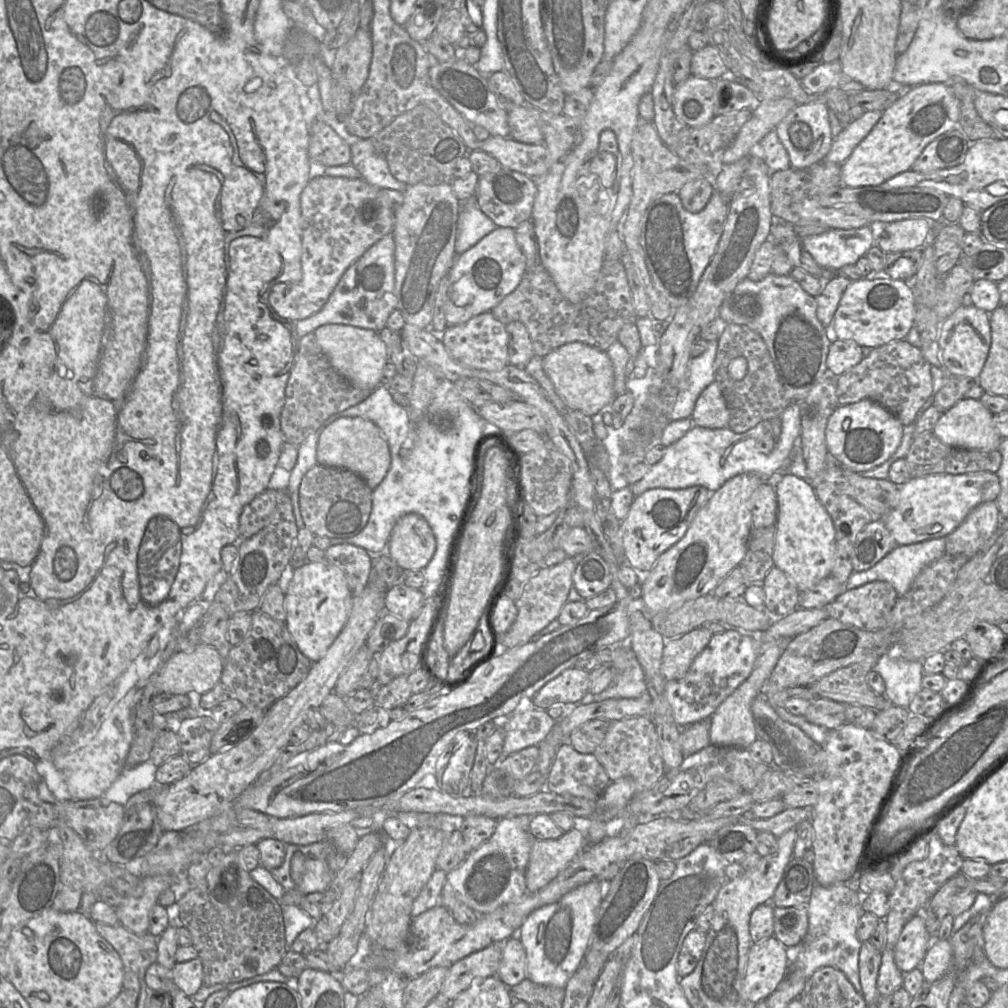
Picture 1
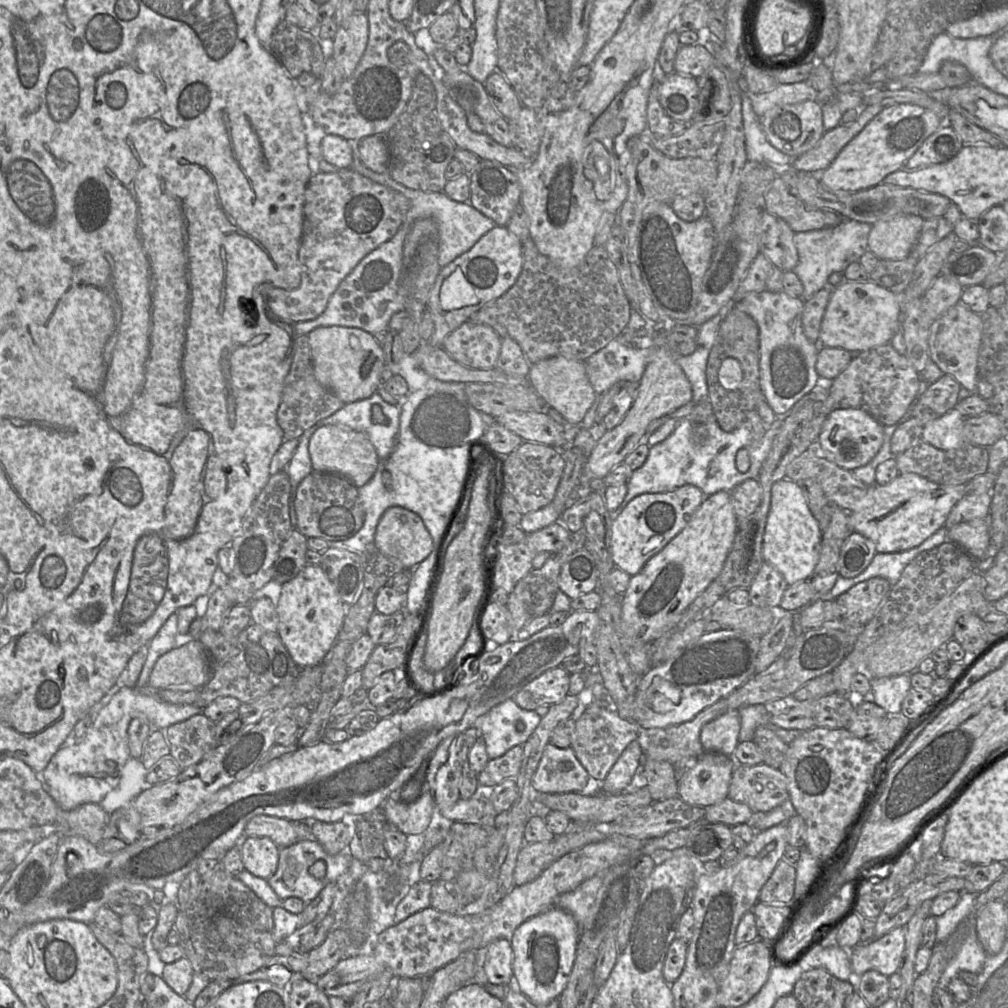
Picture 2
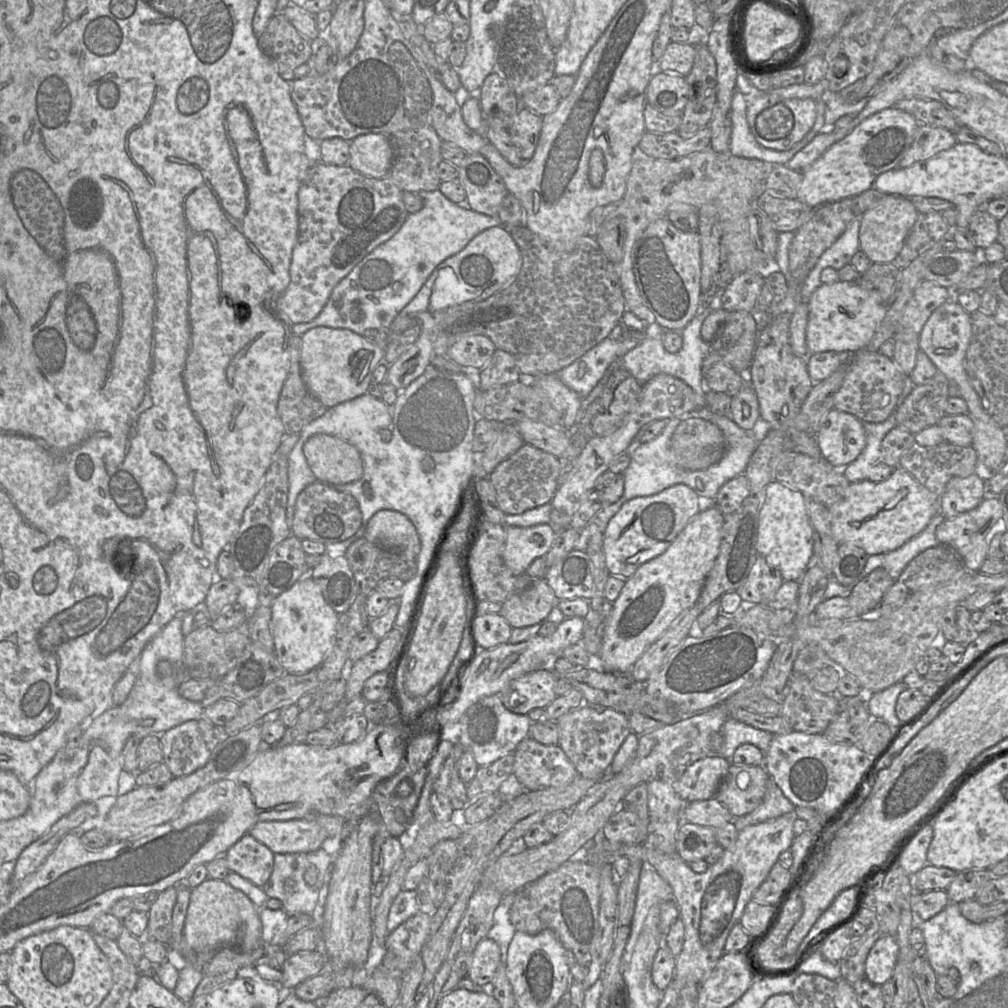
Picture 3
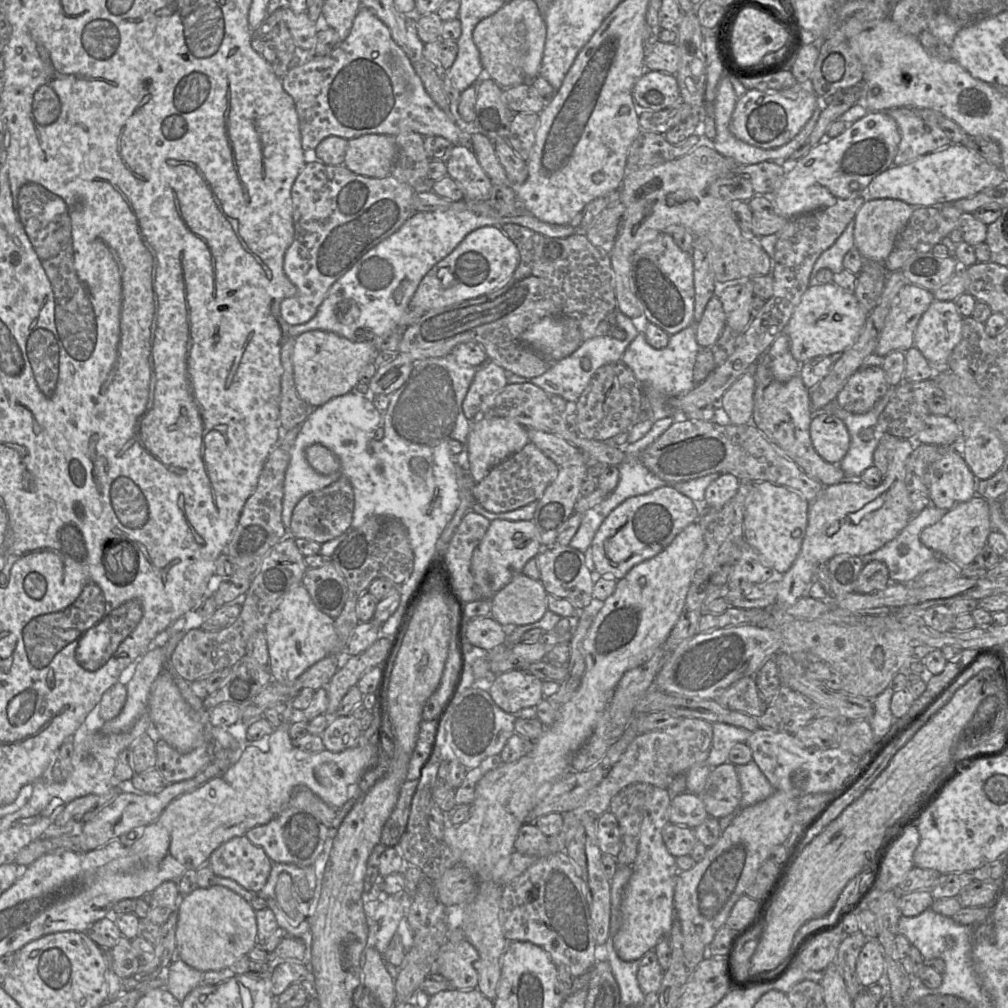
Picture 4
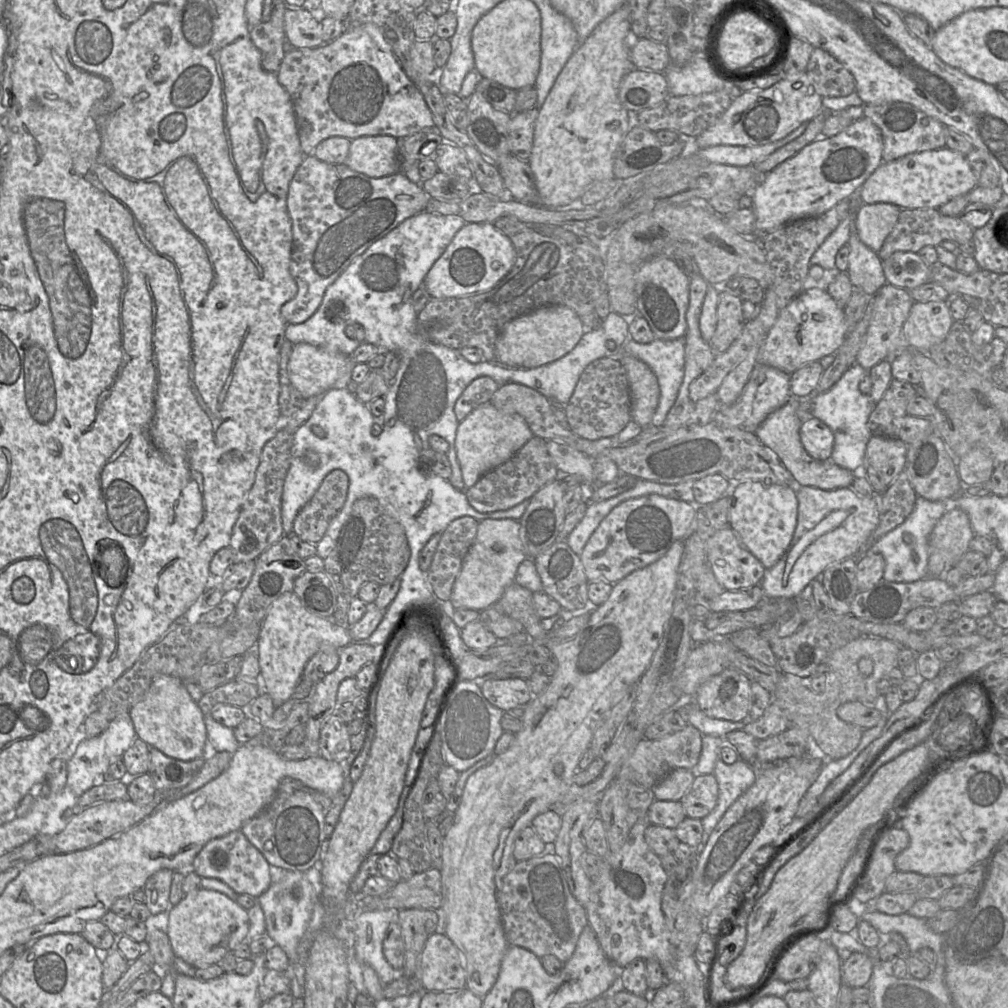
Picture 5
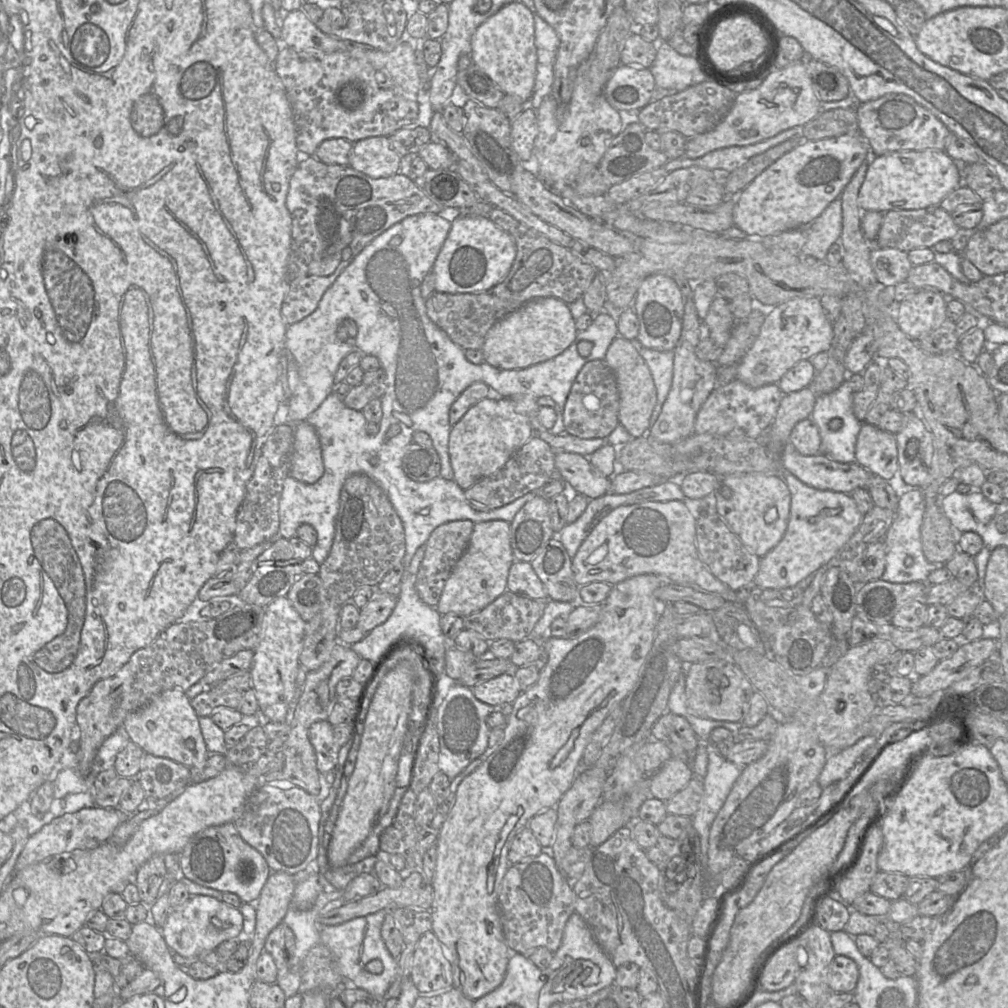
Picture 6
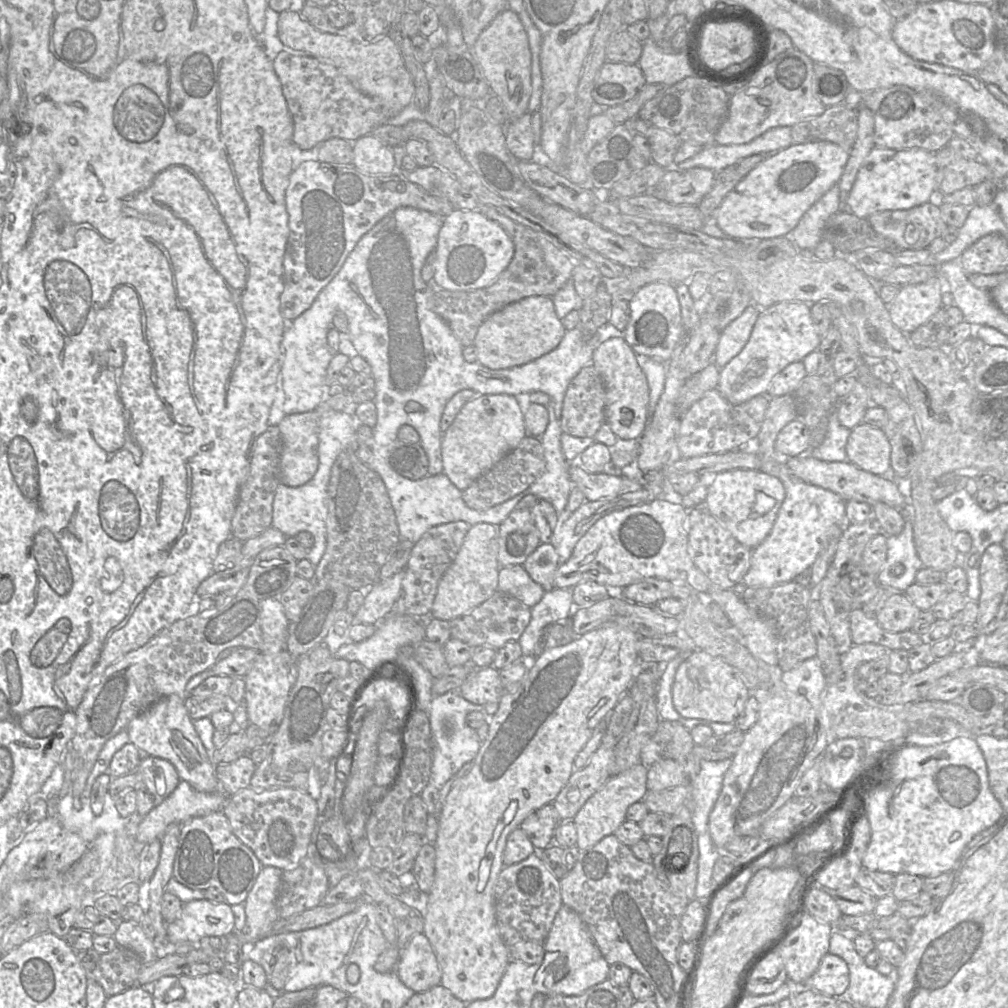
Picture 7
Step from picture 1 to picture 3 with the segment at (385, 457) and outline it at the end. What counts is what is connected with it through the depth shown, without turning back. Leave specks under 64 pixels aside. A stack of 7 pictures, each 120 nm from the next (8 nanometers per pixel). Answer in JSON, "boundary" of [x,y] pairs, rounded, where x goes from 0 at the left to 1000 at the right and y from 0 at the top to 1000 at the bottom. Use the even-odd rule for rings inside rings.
{"boundary":[[[311,432],[303,438],[301,448],[307,464],[318,478],[340,481],[360,471],[360,458],[354,444],[333,433]]]}

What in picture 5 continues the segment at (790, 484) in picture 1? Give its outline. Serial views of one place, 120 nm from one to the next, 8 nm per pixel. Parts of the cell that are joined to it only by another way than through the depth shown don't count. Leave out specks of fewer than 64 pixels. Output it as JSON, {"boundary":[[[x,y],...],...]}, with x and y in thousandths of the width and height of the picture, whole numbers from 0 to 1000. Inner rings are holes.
{"boundary":[[[735,477],[724,493],[722,521],[734,539],[762,564],[772,558],[782,544],[791,521],[791,510],[792,496],[787,483]]]}

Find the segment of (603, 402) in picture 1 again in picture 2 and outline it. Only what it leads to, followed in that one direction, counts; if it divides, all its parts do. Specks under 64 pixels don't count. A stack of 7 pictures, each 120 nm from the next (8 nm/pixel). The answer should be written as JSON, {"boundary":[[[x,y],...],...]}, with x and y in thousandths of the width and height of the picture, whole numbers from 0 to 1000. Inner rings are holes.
{"boundary":[[[550,353],[527,362],[524,371],[525,381],[563,419],[574,421],[591,397],[591,390],[583,376],[580,358]]]}

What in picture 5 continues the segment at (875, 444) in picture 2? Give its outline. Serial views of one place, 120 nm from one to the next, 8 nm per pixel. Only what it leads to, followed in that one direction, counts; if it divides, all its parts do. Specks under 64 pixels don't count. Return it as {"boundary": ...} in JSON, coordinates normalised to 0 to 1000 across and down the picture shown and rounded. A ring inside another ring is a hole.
{"boundary":[[[807,413],[800,414],[793,430],[795,439],[804,452],[812,456],[824,453],[827,429],[817,419]]]}

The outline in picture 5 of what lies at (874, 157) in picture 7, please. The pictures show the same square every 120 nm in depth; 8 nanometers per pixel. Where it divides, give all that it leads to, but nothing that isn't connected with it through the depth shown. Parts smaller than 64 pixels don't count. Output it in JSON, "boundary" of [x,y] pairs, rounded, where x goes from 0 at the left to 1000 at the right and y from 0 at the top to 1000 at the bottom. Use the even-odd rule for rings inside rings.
{"boundary":[[[940,146],[900,153],[875,161],[852,188],[854,202],[884,201],[896,207],[927,206],[943,197],[960,192],[969,179],[958,155]]]}

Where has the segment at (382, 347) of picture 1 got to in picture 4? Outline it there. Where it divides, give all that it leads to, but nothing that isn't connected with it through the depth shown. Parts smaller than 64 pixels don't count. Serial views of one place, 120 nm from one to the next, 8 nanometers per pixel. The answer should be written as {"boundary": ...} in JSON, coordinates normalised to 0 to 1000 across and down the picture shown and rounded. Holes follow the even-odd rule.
{"boundary":[[[310,327],[298,331],[293,335],[290,356],[297,394],[313,405],[350,388],[356,379],[357,369],[374,350],[370,339],[350,339],[330,329]]]}

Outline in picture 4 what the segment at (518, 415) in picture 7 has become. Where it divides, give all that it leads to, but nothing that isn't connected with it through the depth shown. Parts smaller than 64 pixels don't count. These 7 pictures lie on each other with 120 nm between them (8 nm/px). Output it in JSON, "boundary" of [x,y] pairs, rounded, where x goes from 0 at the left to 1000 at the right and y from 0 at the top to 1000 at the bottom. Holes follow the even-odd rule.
{"boundary":[[[475,413],[467,417],[463,437],[466,467],[471,479],[475,479],[486,465],[515,448],[526,438],[523,425],[507,416]]]}

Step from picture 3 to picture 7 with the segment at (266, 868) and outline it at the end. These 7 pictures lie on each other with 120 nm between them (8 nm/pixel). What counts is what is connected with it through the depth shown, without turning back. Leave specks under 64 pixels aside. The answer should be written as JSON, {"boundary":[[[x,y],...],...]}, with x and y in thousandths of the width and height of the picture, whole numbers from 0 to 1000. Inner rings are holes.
{"boundary":[[[219,805],[191,811],[180,817],[172,871],[188,882],[215,882],[227,898],[242,897],[261,858],[251,844],[230,825]]]}

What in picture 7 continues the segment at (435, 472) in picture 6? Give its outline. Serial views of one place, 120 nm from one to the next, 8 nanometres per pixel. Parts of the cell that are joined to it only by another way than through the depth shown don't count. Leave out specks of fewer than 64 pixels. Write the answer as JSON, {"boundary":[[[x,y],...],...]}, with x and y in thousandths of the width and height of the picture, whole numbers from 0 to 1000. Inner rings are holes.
{"boundary":[[[393,437],[385,449],[388,463],[398,472],[407,476],[417,476],[425,470],[425,453],[416,439]]]}

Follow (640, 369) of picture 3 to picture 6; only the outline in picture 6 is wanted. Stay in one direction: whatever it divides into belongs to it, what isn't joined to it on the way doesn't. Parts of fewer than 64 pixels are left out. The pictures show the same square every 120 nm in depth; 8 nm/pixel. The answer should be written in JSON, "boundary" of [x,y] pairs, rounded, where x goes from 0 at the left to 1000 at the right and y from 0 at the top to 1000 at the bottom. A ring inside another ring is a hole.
{"boundary":[[[632,337],[627,339],[630,340],[631,347],[643,362],[651,385],[652,400],[647,408],[644,424],[641,426],[644,431],[646,424],[656,410],[667,382],[669,348],[652,348],[637,343]]]}

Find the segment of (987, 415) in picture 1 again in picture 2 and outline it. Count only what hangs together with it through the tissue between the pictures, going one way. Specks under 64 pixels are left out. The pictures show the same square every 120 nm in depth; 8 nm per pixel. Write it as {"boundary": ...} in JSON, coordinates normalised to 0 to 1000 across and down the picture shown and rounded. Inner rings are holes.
{"boundary":[[[945,405],[936,413],[919,420],[914,435],[931,445],[953,444],[961,440],[956,435],[957,415],[949,405]]]}

